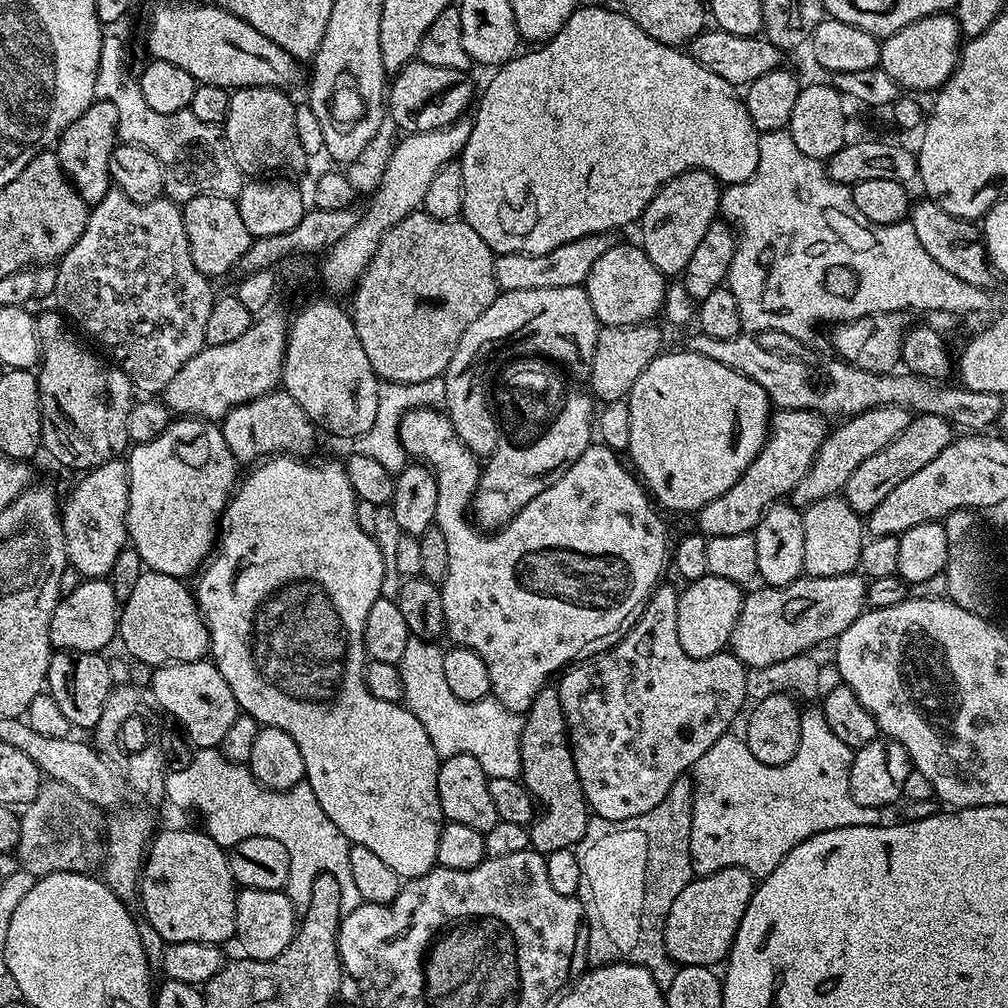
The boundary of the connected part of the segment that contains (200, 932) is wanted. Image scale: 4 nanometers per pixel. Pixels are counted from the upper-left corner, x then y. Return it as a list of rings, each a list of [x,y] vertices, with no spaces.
[[[172,828],[169,832],[155,833],[154,839],[149,843],[144,861],[144,870],[140,873],[140,891],[138,893],[138,904],[144,907],[142,912],[143,919],[150,922],[150,926],[154,926],[154,930],[158,930],[158,934],[162,934],[165,945],[177,944],[178,942],[198,942],[199,944],[211,944],[213,946],[223,945],[223,940],[232,940],[236,934],[236,893],[238,885],[232,879],[230,874],[230,866],[228,865],[228,852],[218,846],[218,842],[214,842],[214,838],[210,838],[208,833],[203,830],[191,832],[188,828]]]

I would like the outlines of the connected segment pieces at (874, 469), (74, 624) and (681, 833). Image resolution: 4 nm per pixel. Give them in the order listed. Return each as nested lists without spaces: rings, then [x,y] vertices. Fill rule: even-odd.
[[[929,412],[913,415],[906,430],[902,430],[902,434],[898,438],[894,438],[894,442],[890,442],[890,446],[878,450],[878,454],[874,454],[873,457],[866,458],[866,462],[862,462],[862,466],[858,466],[858,470],[854,470],[854,474],[850,474],[842,493],[844,500],[855,512],[861,514],[872,512],[874,506],[878,506],[878,502],[882,502],[882,498],[886,498],[886,494],[890,494],[890,490],[894,490],[894,486],[906,482],[906,478],[910,478],[910,474],[918,474],[918,470],[922,470],[922,466],[934,462],[934,458],[938,458],[938,454],[942,454],[942,450],[946,450],[946,446],[951,444],[953,439],[952,421]]]
[[[84,578],[70,594],[60,597],[50,618],[53,649],[66,652],[100,652],[117,639],[118,601],[112,585],[104,578]]]
[[[687,775],[679,776],[674,782],[674,786],[670,786],[670,794],[666,794],[666,798],[662,798],[662,802],[658,802],[658,806],[654,806],[654,810],[646,810],[646,814],[638,814],[638,818],[630,818],[629,820],[601,820],[592,818],[588,821],[588,829],[586,834],[580,839],[578,855],[580,857],[580,869],[582,870],[582,878],[580,879],[580,891],[578,898],[584,907],[584,919],[588,921],[588,964],[599,966],[601,964],[633,964],[634,966],[642,966],[650,972],[650,978],[654,978],[654,982],[658,982],[658,986],[667,989],[670,982],[674,982],[674,974],[677,965],[666,954],[666,946],[664,945],[664,927],[666,926],[666,918],[670,914],[670,906],[674,902],[674,898],[678,898],[678,894],[682,894],[682,890],[688,885],[688,881],[693,879],[692,855],[690,854],[690,818],[692,817],[692,782]]]

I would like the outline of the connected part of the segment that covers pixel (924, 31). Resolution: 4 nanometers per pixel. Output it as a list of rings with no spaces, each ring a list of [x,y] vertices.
[[[939,12],[933,16],[910,22],[910,26],[898,30],[892,36],[883,37],[880,45],[879,67],[884,68],[886,74],[890,74],[890,78],[894,78],[894,82],[899,84],[901,89],[908,91],[909,88],[912,91],[909,93],[912,94],[920,94],[916,92],[929,92],[929,94],[932,94],[943,88],[947,80],[952,77],[952,72],[956,69],[956,63],[960,60],[961,47],[962,33],[955,15],[948,12]]]

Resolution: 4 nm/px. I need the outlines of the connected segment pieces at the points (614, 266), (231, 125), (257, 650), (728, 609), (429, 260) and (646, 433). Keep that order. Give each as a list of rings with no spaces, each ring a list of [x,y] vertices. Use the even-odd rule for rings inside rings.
[[[616,243],[602,254],[602,258],[598,258],[598,262],[594,262],[594,270],[590,270],[588,275],[586,287],[590,306],[594,306],[594,314],[601,325],[646,324],[655,321],[656,315],[661,315],[668,290],[666,277],[654,262],[650,262],[643,247],[633,244]]]
[[[246,87],[230,94],[222,131],[235,165],[247,177],[274,174],[282,169],[298,172],[310,162],[294,125],[295,101],[286,95],[283,89],[272,87]]]
[[[287,454],[274,456],[257,463],[255,467],[249,471],[253,472],[250,473],[245,480],[243,477],[243,479],[237,483],[228,501],[228,505],[224,508],[224,513],[220,515],[218,543],[214,549],[214,555],[205,563],[198,576],[200,581],[197,582],[196,586],[194,585],[196,604],[200,608],[200,613],[208,626],[209,642],[211,644],[210,659],[222,674],[222,678],[226,678],[226,686],[230,686],[230,690],[234,690],[237,709],[245,716],[252,716],[262,726],[286,730],[286,734],[290,734],[290,738],[294,738],[294,742],[298,742],[298,750],[302,750],[304,780],[310,786],[310,790],[314,790],[314,798],[318,798],[318,806],[322,806],[322,810],[326,810],[326,818],[330,818],[330,822],[334,822],[334,826],[338,826],[338,830],[342,830],[342,834],[347,838],[349,845],[357,844],[358,846],[366,846],[366,850],[378,854],[378,858],[382,858],[382,862],[386,862],[386,866],[390,866],[390,870],[394,870],[394,874],[398,874],[405,881],[416,880],[419,876],[424,876],[427,872],[437,867],[438,834],[442,827],[440,803],[438,802],[438,770],[440,769],[442,757],[434,750],[434,742],[430,742],[430,734],[426,734],[426,730],[422,730],[422,722],[418,722],[418,718],[414,718],[414,714],[410,709],[405,708],[403,703],[382,702],[382,698],[374,698],[374,694],[370,694],[370,690],[366,686],[366,682],[364,681],[364,666],[368,663],[370,657],[368,651],[364,648],[364,635],[366,634],[367,614],[369,614],[370,608],[373,606],[375,600],[381,597],[380,591],[382,590],[382,578],[384,577],[382,550],[378,546],[375,535],[373,535],[365,525],[365,529],[360,525],[360,516],[356,513],[358,497],[356,491],[350,486],[347,467],[345,467],[341,461],[339,464],[336,460],[324,460],[321,464],[311,464],[310,461],[311,459],[308,458],[290,456]]]
[[[703,576],[683,585],[678,598],[678,642],[690,658],[705,660],[725,651],[738,616],[743,608],[745,593],[741,585],[717,576]]]
[[[417,210],[384,233],[374,258],[370,258],[354,289],[350,307],[362,350],[366,350],[366,358],[370,358],[370,366],[381,381],[413,384],[443,376],[453,350],[462,334],[466,334],[466,326],[470,326],[470,322],[474,322],[474,318],[478,318],[478,314],[497,298],[495,261],[492,248],[486,246],[486,242],[482,242],[478,233],[462,218],[439,220]]]
[[[687,350],[667,352],[656,356],[654,362],[650,362],[650,366],[646,366],[646,370],[642,370],[642,378],[638,378],[638,382],[634,382],[634,386],[627,394],[626,399],[630,410],[630,442],[626,452],[627,455],[632,455],[632,460],[636,463],[637,468],[635,471],[642,477],[647,491],[654,497],[657,505],[665,504],[666,507],[672,508],[668,510],[676,514],[696,514],[701,508],[714,502],[714,498],[726,494],[726,490],[730,490],[730,486],[734,486],[734,482],[738,482],[738,478],[742,478],[742,474],[750,466],[750,462],[754,462],[754,458],[758,458],[770,431],[770,401],[766,390],[762,390],[762,386],[758,386],[758,382],[738,374],[738,370],[730,370],[730,366],[722,366],[722,362],[714,362],[714,358],[706,358],[702,354]]]

